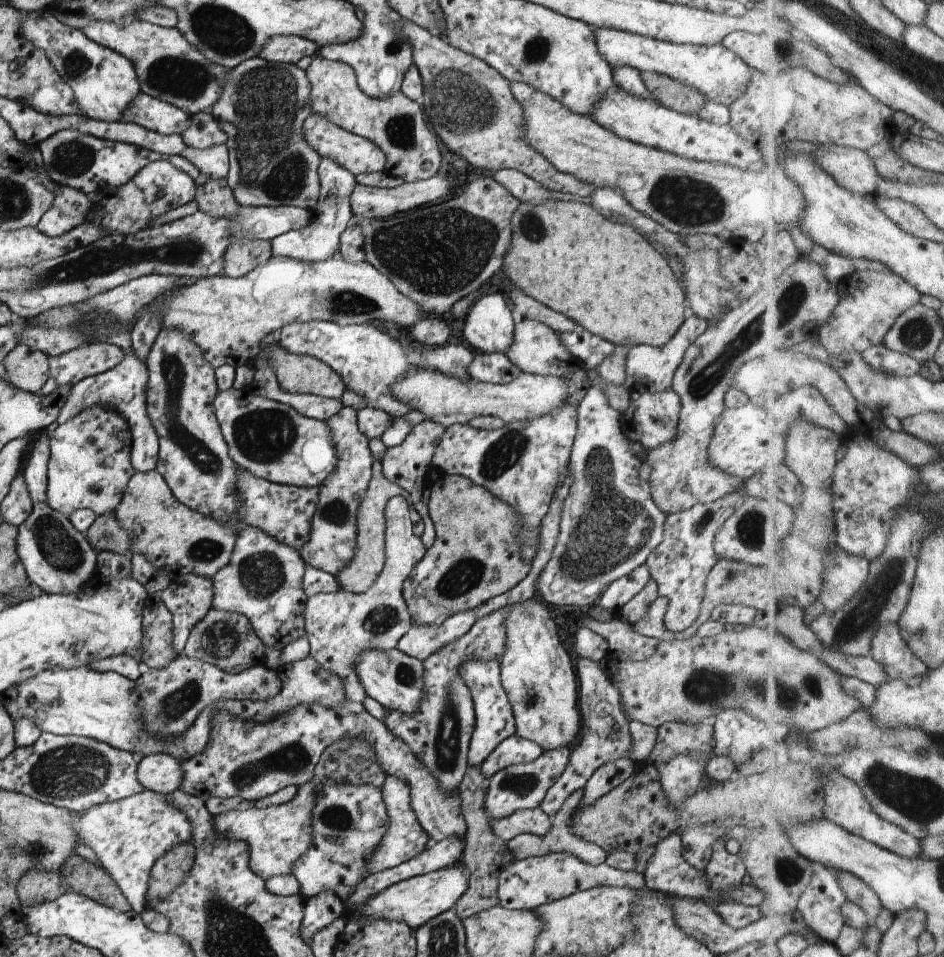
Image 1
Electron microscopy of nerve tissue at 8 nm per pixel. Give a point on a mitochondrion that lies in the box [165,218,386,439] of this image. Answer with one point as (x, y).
(344, 303)

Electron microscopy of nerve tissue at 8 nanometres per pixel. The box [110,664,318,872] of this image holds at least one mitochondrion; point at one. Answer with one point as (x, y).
(292, 759)

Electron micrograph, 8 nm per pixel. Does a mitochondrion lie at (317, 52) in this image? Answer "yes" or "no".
no

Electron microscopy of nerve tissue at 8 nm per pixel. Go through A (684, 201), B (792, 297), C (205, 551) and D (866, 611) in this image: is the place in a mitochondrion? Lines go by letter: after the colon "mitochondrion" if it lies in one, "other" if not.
A: mitochondrion
B: mitochondrion
C: mitochondrion
D: mitochondrion

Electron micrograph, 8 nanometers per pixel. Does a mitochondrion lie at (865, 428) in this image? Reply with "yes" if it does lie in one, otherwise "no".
no

